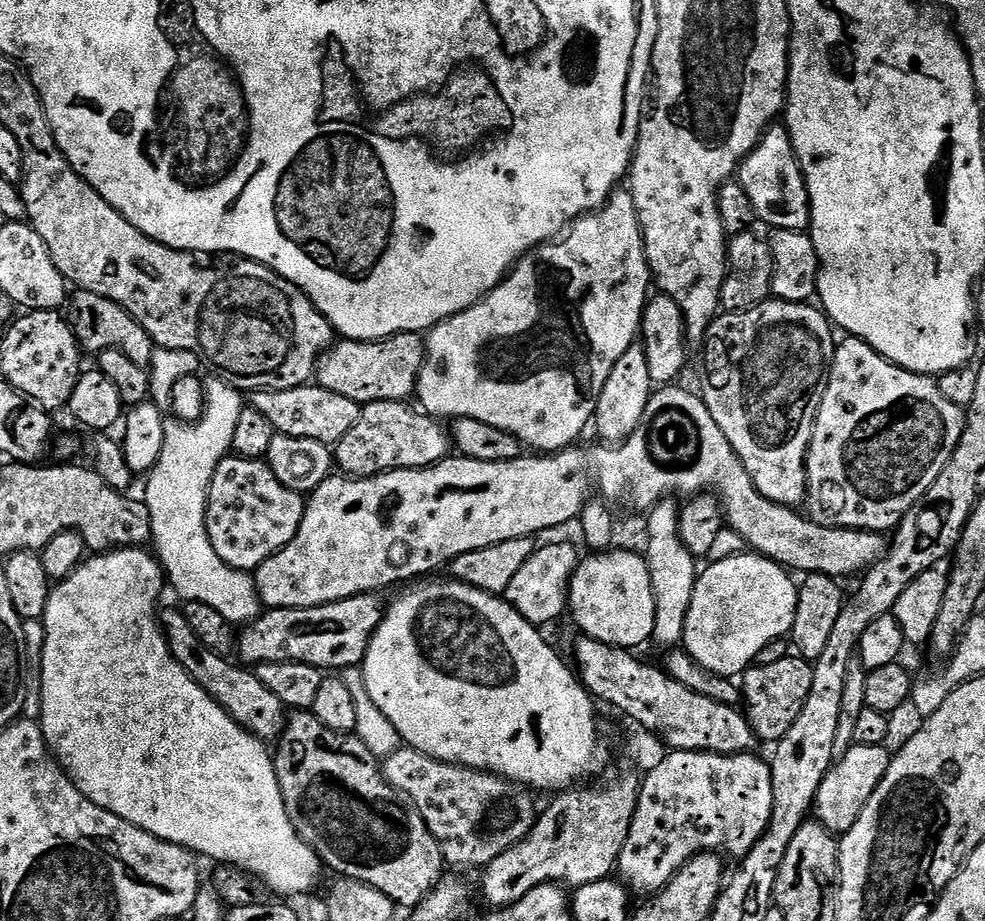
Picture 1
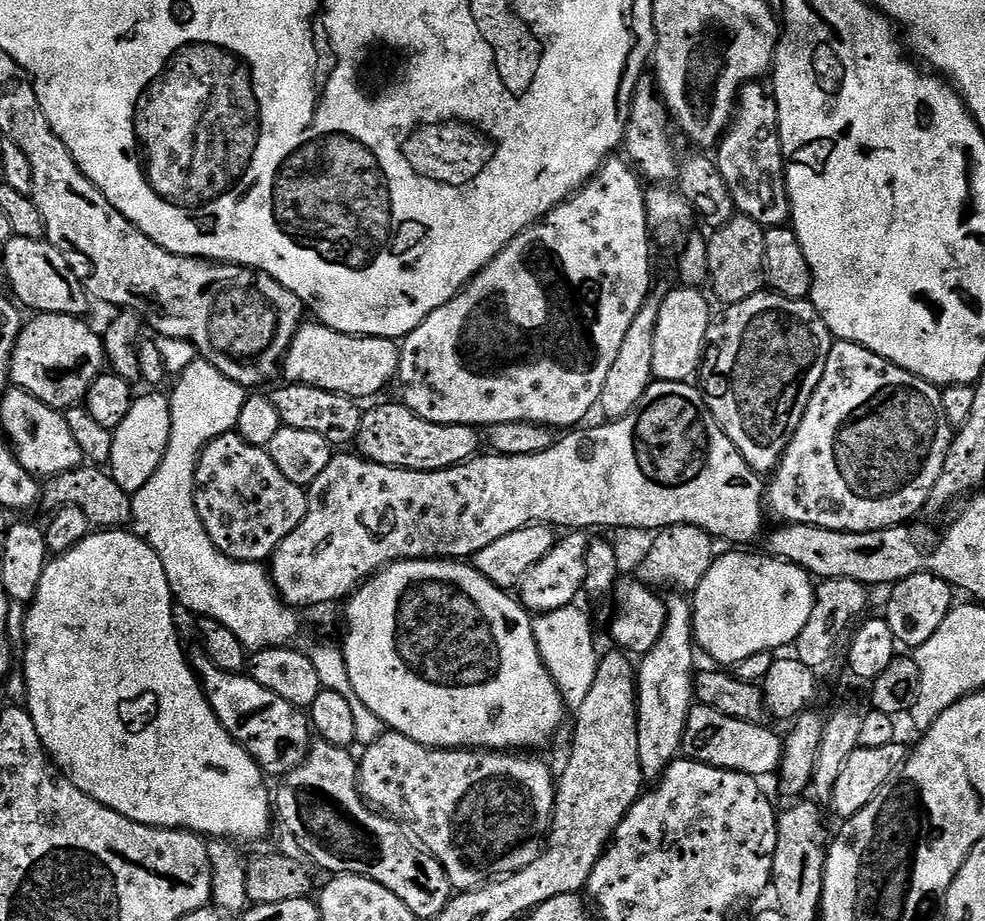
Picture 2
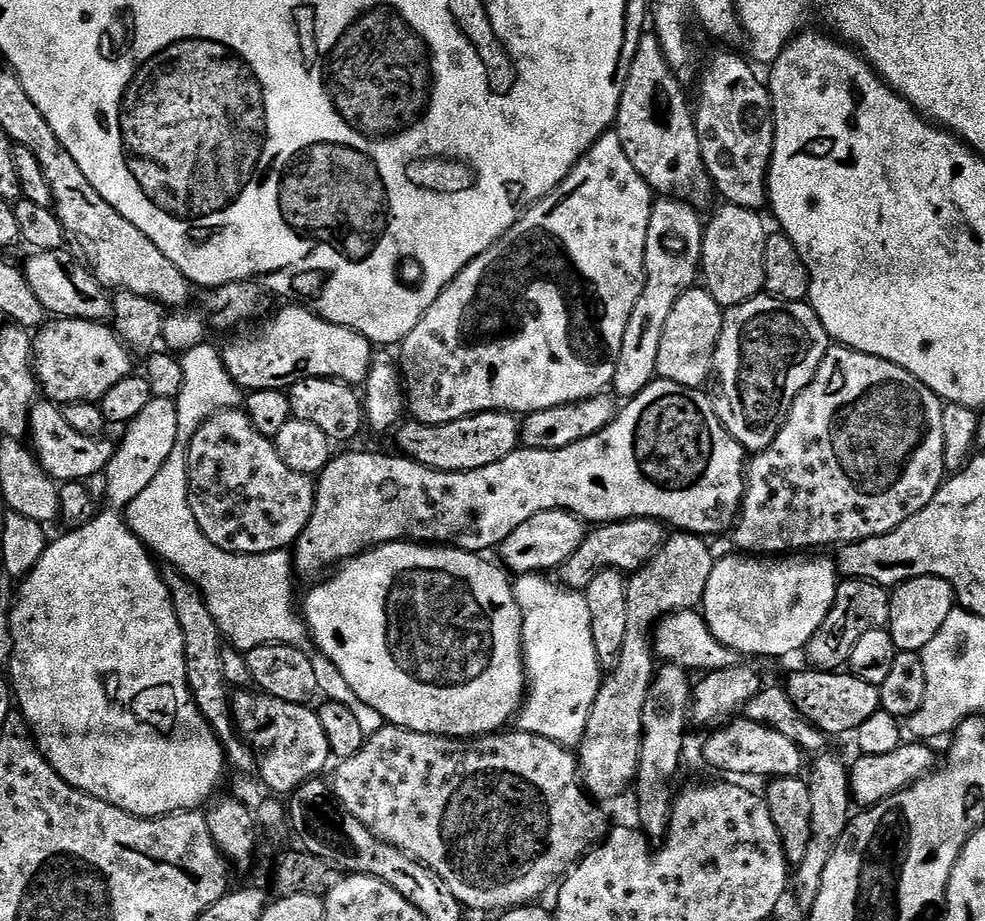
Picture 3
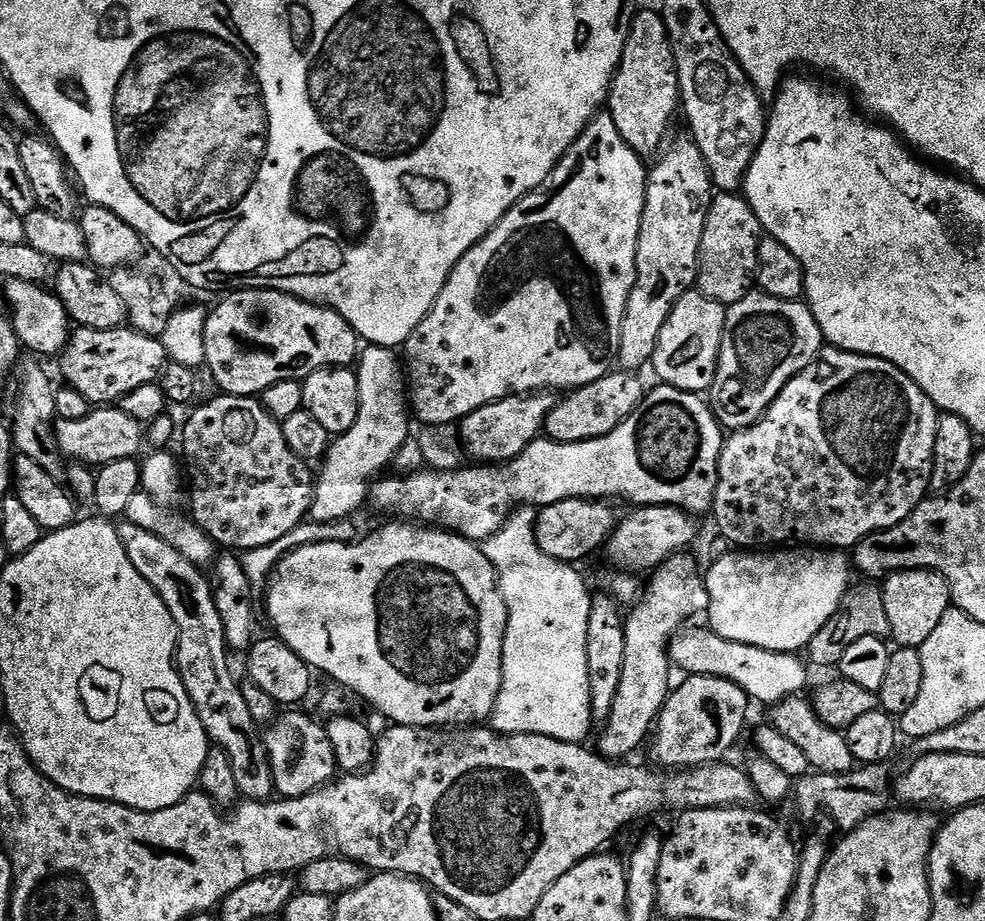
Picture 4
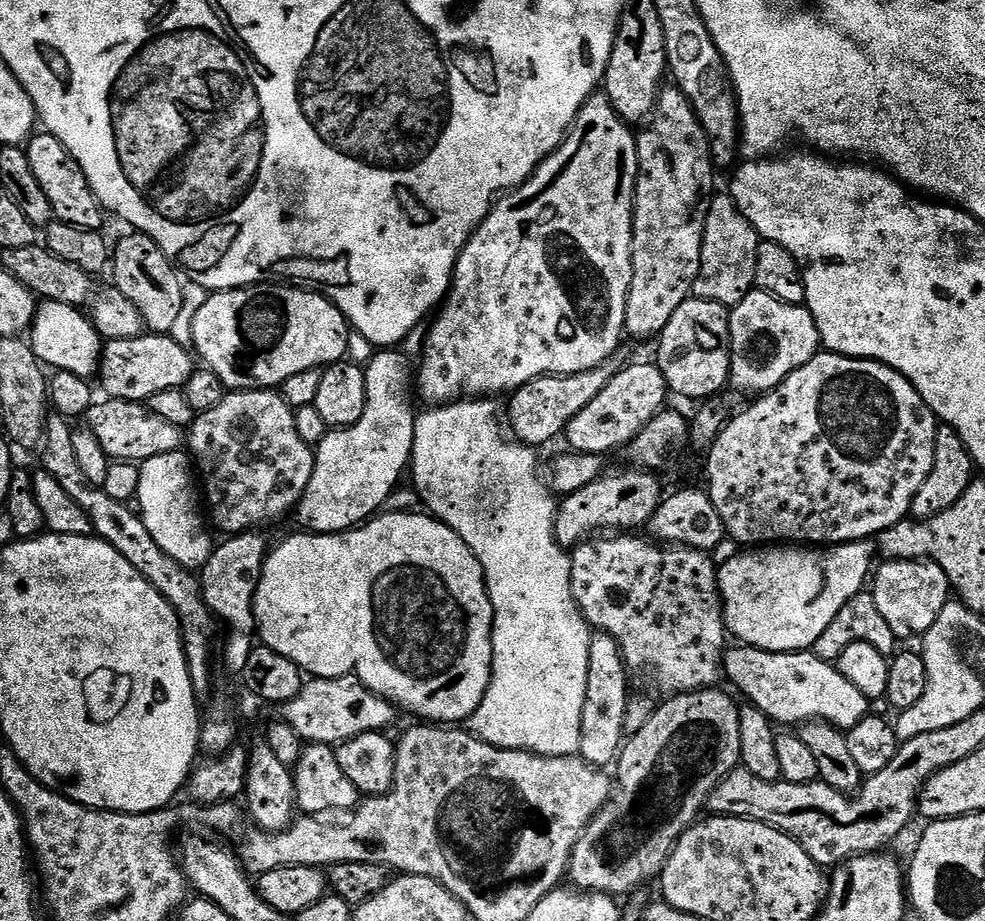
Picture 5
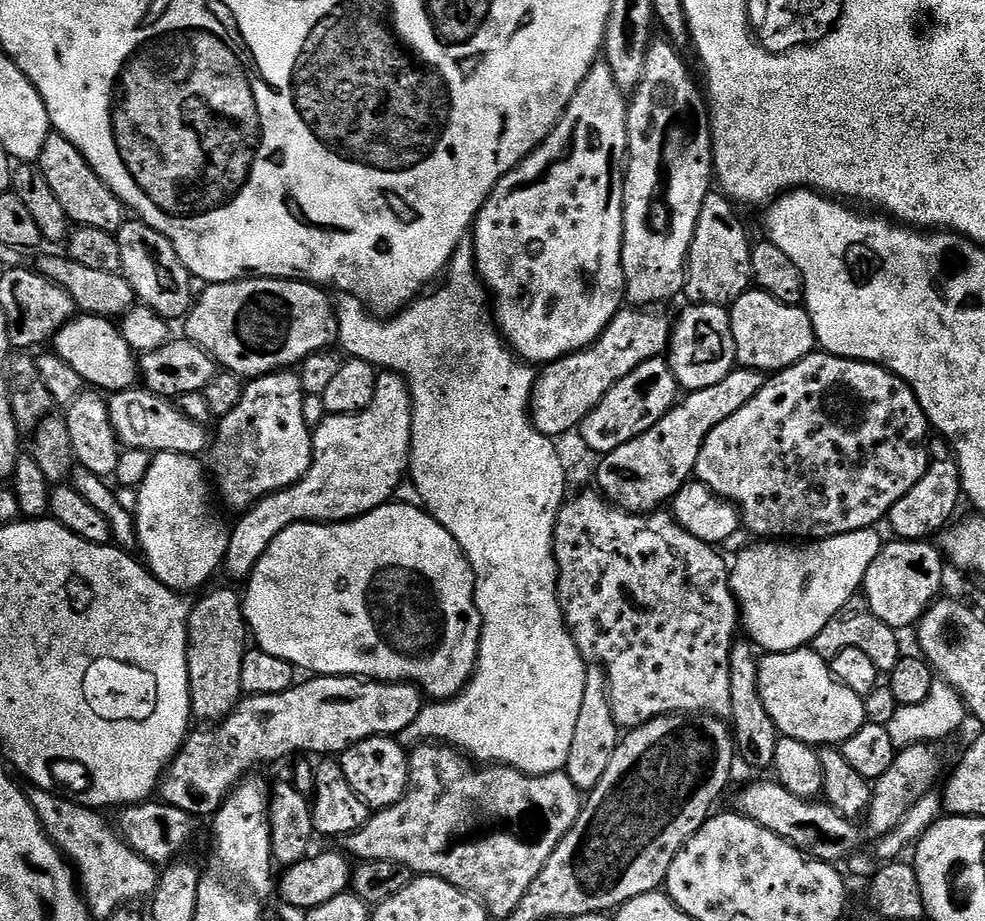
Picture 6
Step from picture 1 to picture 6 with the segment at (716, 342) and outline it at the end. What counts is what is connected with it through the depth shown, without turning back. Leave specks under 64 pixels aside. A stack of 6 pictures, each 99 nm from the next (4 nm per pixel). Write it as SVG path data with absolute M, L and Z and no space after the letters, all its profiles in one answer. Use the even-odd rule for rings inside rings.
M749 290L736 299L730 311L739 367L775 374L806 358L817 347L816 327L807 307L787 304L768 292Z

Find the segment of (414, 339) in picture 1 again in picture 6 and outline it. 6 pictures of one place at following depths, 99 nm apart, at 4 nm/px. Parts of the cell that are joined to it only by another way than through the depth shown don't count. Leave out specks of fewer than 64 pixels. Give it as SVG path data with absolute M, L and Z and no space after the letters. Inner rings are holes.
M252 276L225 284L210 284L204 293L195 297L192 311L184 320L184 334L207 349L227 371L245 378L268 376L271 372L300 366L310 354L331 349L337 343L340 327L336 310L324 292L327 291L323 287L306 280L279 280L273 276Z

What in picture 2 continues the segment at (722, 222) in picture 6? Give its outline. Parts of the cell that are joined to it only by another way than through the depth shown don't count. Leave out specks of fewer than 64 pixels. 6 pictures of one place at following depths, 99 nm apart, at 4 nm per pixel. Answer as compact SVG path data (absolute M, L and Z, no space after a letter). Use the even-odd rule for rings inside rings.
M737 214L726 226L715 229L707 237L708 278L711 295L721 300L721 305L741 304L754 294L765 291L768 272L766 266L766 229L754 218Z

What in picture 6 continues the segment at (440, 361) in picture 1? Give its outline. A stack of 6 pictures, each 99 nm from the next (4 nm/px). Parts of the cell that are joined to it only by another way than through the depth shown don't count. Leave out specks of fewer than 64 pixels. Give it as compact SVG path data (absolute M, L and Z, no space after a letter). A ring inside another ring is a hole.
M597 62L592 69L586 74L586 78L582 82L582 86L578 86L578 90L574 94L574 98L570 102L570 106L564 112L564 117L556 123L556 128L540 143L540 147L536 148L530 155L527 156L514 170L507 172L501 180L494 186L491 196L484 204L483 210L476 218L474 225L474 236L476 232L476 252L474 251L474 259L476 261L476 269L481 280L484 281L489 293L494 297L494 319L508 341L509 345L515 350L517 355L523 359L536 363L540 366L546 366L554 360L561 360L564 356L569 356L571 352L580 352L583 348L589 348L595 344L597 338L608 328L608 323L613 320L617 312L620 311L626 300L626 281L624 279L624 173L626 171L626 161L628 158L628 105L625 89L618 86L614 70L607 62Z

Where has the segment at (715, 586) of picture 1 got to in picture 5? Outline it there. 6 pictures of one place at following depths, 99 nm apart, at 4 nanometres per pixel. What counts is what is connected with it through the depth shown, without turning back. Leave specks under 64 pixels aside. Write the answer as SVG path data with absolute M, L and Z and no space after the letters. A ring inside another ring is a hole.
M868 542L831 546L756 546L751 550L740 550L737 556L730 557L718 568L727 631L731 635L733 632L741 645L767 652L803 652L811 649L818 642L822 630L834 622L838 610L842 610L850 598L865 591L874 568L872 552L874 556L873 545Z

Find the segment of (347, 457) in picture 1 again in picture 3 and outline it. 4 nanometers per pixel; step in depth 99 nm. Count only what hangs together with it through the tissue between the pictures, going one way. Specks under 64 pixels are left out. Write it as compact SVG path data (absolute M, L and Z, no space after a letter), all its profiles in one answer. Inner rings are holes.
M479 412L463 416L445 424L424 424L420 420L405 419L395 429L396 444L409 460L439 472L469 472L494 466L521 447L521 421L510 412Z

